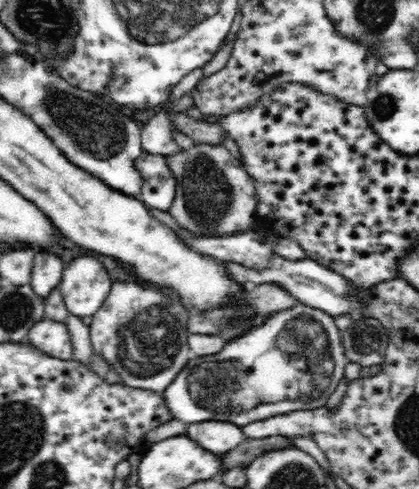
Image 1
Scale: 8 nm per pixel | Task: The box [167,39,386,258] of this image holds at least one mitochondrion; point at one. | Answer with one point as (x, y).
(209, 197)

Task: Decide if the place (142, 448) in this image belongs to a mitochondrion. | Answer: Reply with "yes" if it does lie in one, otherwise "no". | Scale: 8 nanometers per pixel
no

